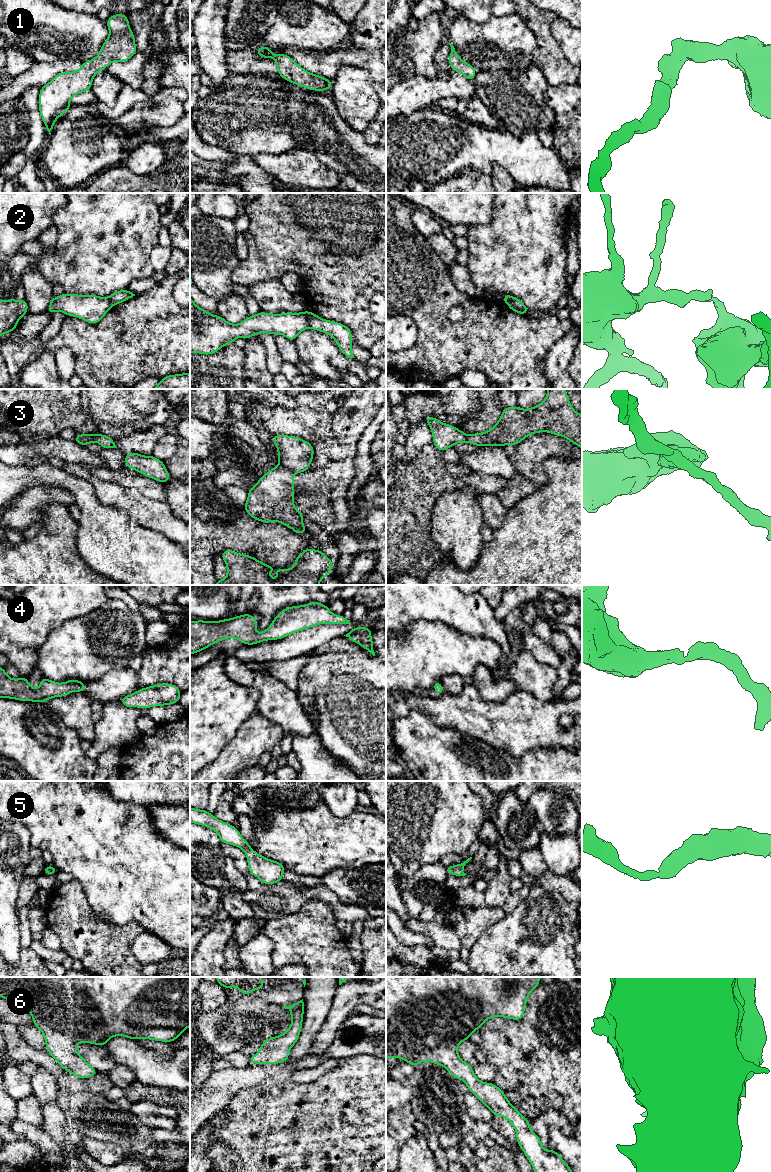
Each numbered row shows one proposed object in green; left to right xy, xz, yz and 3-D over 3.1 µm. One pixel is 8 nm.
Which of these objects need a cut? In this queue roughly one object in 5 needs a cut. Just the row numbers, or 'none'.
2, 3

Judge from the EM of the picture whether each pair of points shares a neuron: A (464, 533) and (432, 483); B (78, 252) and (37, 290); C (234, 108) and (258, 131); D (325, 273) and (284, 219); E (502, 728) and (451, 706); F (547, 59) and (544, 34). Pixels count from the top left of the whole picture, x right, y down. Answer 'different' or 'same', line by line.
A: different
B: different
C: same
D: same
E: same
F: same

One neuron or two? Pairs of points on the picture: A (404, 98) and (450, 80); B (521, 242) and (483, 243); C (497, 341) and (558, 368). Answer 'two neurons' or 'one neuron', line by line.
A: one neuron
B: one neuron
C: two neurons

